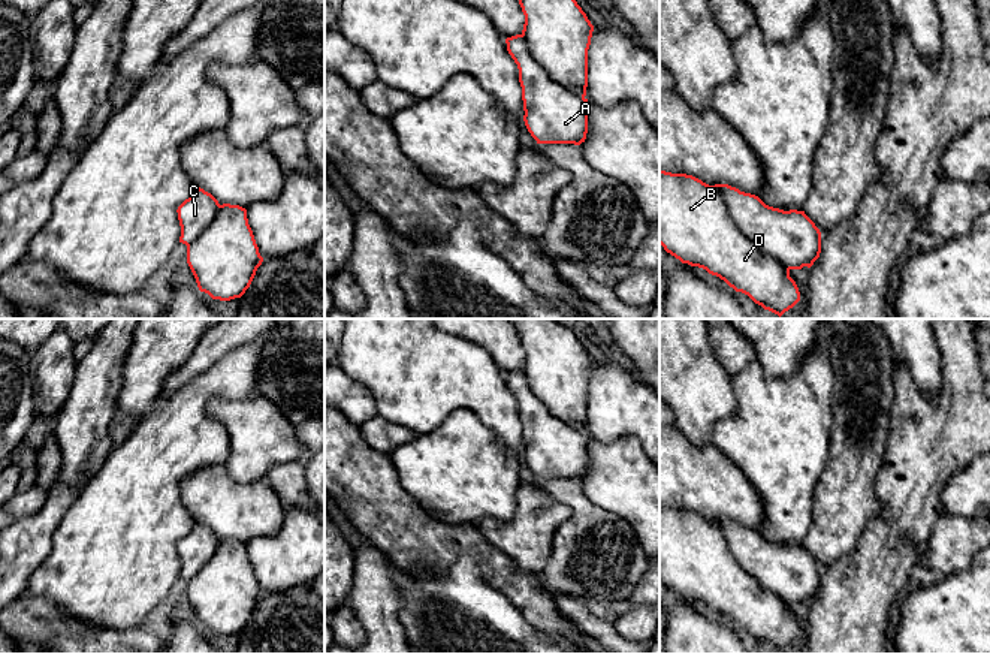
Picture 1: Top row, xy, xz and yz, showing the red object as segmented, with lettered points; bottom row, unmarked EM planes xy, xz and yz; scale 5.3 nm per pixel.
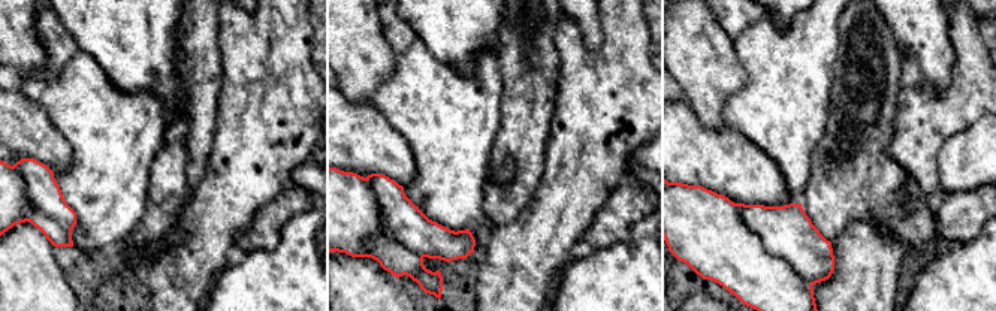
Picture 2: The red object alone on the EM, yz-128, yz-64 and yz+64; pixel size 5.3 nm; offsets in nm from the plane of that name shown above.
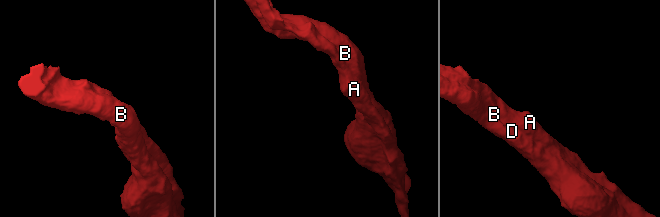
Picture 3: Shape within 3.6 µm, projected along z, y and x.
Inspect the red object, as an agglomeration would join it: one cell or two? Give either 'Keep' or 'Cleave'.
Keep

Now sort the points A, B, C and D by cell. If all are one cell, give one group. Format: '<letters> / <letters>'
A B C D

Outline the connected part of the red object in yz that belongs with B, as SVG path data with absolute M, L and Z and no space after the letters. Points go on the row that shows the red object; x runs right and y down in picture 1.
M660 171L660 244L682 263L706 269L781 317L800 301L790 271L814 265L821 232L805 211L784 211L728 184L709 186L692 175Z

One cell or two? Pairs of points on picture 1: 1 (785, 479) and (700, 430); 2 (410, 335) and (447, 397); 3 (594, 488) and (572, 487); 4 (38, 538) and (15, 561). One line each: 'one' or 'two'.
1: two
2: one
3: two
4: one

